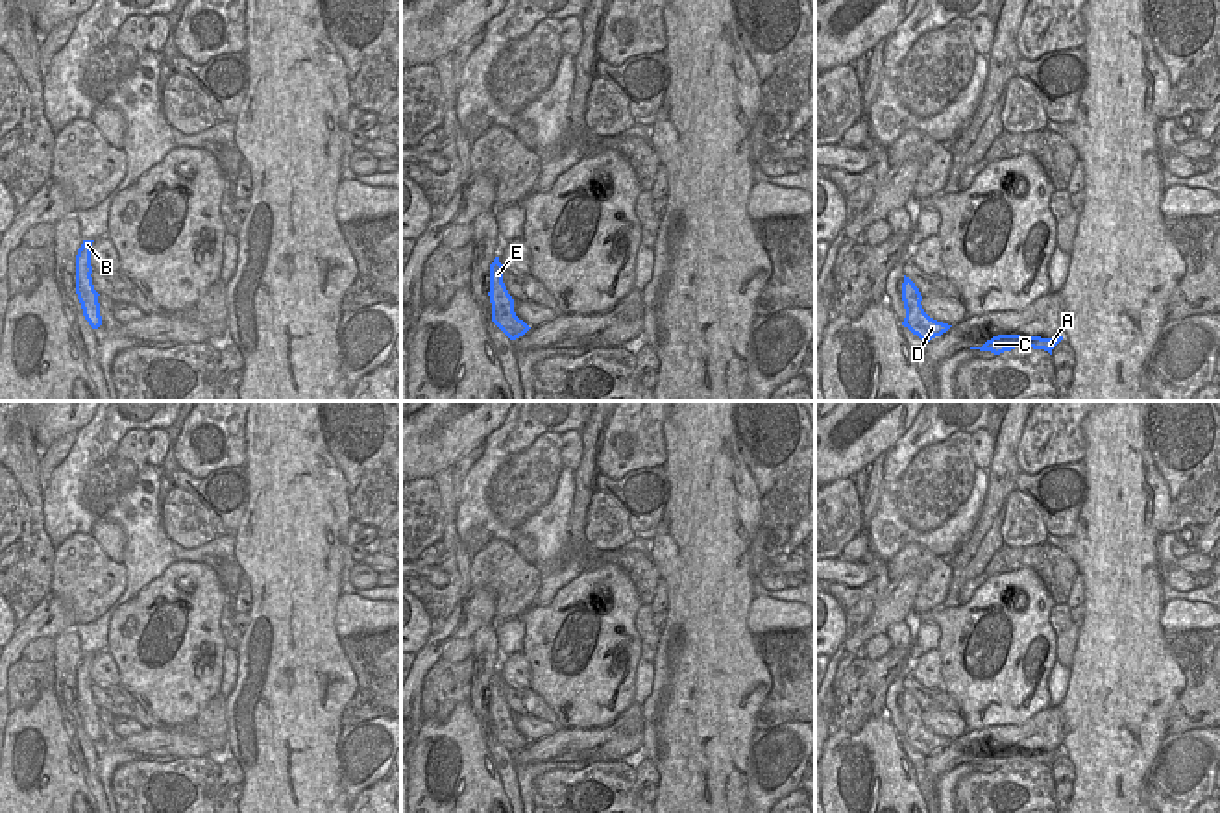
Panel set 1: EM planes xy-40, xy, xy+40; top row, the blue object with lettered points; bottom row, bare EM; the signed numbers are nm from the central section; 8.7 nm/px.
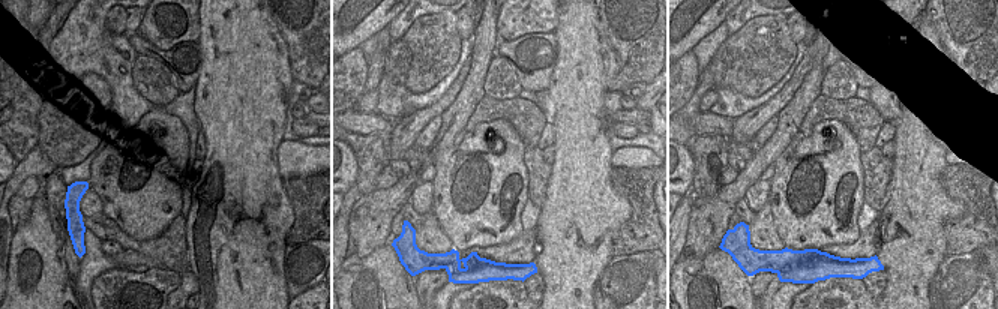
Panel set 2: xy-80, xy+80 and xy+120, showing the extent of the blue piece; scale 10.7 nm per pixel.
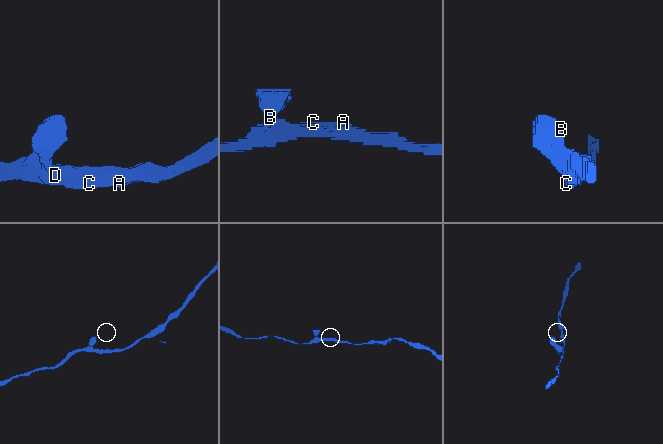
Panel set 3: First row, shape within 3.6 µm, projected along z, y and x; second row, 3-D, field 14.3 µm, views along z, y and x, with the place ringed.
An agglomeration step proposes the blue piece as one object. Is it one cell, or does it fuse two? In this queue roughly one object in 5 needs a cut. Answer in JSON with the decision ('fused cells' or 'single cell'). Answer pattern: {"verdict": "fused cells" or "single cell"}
{"verdict": "single cell"}

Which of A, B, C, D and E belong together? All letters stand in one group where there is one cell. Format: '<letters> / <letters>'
A B C D E

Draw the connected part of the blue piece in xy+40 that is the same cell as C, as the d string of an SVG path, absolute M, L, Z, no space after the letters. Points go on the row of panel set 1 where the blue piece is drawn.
M998 335L987 340L982 347L970 347L980 351L991 351L994 355L1000 355L1004 351L1011 351L1015 347L1033 347L1033 349L1044 349L1052 355L1052 349L1063 340L1061 335L1052 338L1041 338L1041 336L1020 336L1020 335Z

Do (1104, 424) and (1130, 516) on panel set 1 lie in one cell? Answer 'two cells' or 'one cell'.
one cell

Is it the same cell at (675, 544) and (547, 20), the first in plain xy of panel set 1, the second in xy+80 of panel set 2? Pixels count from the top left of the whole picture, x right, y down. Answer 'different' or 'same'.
different

